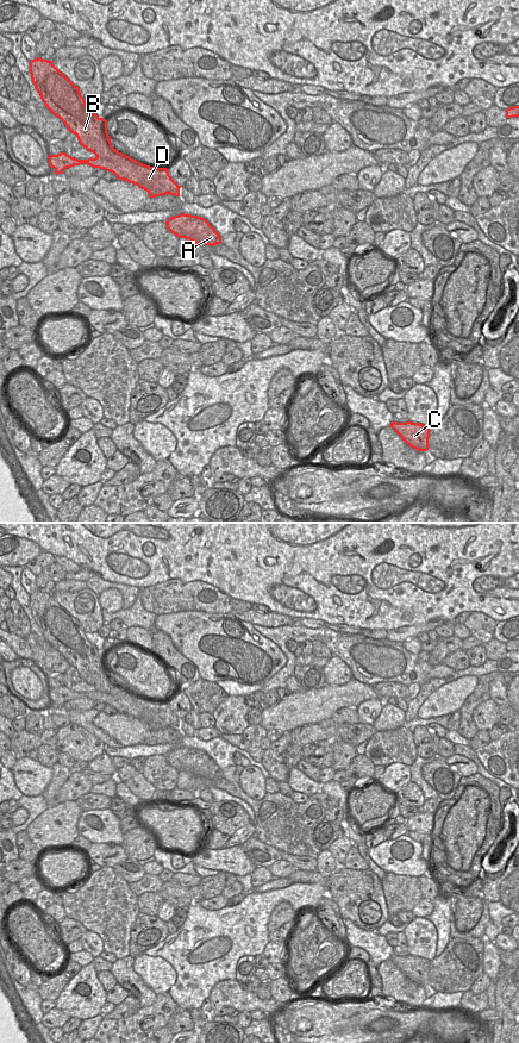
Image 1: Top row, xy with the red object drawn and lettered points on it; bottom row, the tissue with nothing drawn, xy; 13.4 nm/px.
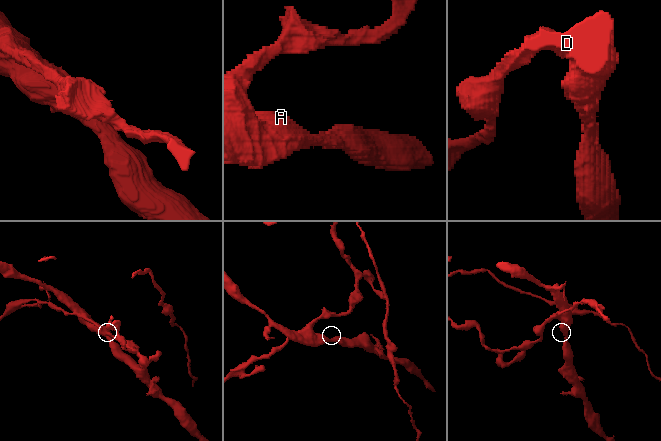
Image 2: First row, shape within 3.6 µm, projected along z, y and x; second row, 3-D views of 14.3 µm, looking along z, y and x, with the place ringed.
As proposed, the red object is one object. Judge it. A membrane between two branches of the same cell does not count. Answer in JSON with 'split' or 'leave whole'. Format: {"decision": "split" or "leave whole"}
{"decision": "split"}

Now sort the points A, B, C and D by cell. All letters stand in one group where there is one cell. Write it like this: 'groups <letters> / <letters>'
groups A B C / D

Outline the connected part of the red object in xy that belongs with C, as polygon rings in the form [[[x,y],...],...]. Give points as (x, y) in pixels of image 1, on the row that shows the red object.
[[[394,420],[389,426],[411,448],[418,451],[429,450],[429,438],[431,427],[419,423],[412,423],[412,421],[396,423]]]

